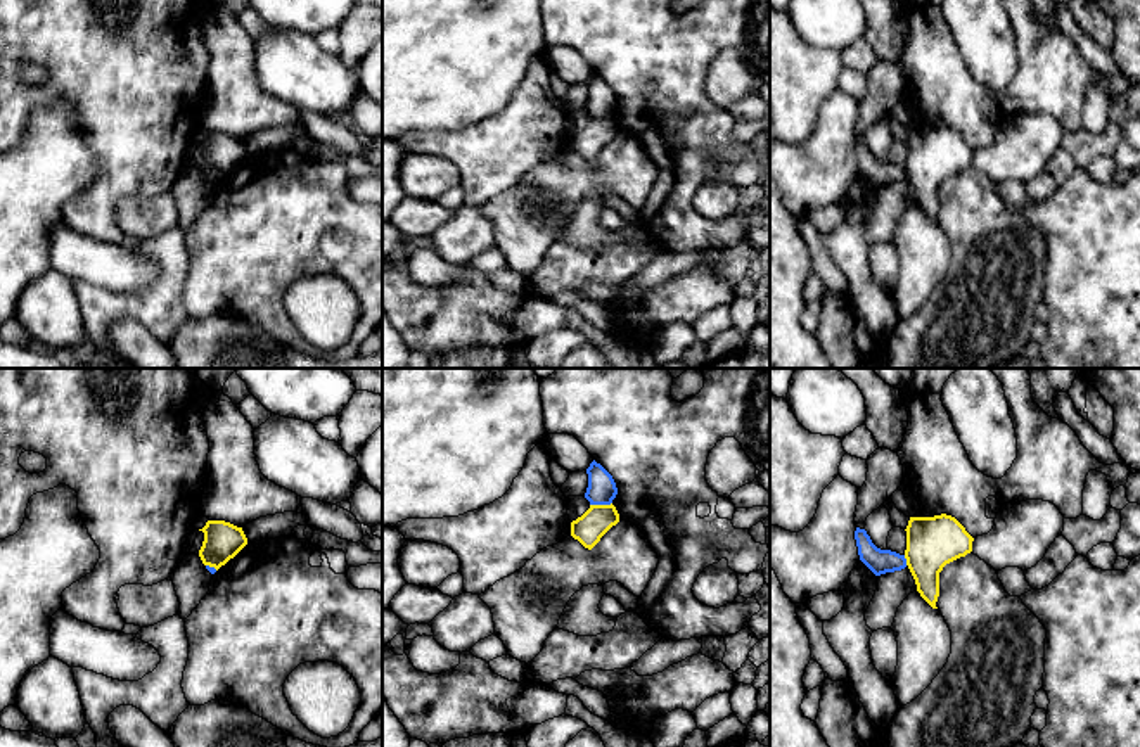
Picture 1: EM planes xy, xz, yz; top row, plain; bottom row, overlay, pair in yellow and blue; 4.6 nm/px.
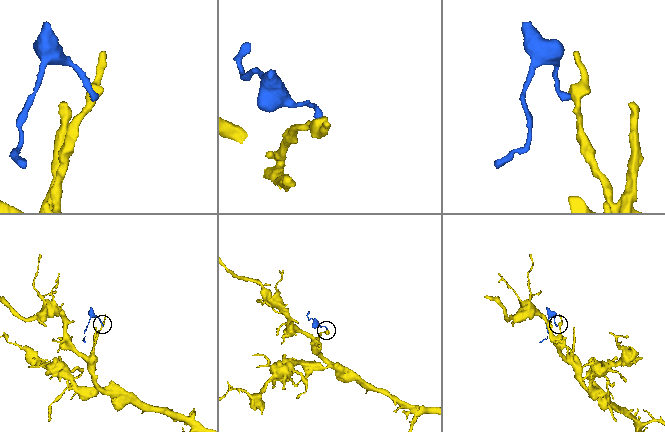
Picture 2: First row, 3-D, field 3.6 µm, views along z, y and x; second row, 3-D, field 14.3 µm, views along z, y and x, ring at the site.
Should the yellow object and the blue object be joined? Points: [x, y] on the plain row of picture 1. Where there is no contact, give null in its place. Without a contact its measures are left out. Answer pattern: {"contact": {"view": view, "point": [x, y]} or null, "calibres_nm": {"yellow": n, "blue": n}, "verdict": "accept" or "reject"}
{"contact": {"view": "xz", "point": [601, 118]}, "calibres_nm": {"yellow": 140, "blue": 130}, "verdict": "reject"}

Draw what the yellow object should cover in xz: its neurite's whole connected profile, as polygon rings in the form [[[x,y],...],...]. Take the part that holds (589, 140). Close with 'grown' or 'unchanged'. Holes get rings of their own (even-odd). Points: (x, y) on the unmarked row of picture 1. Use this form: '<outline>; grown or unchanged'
[[[612,116],[590,118],[590,121],[581,130],[571,135],[571,149],[585,161],[592,163],[618,135],[619,126]]]; unchanged

